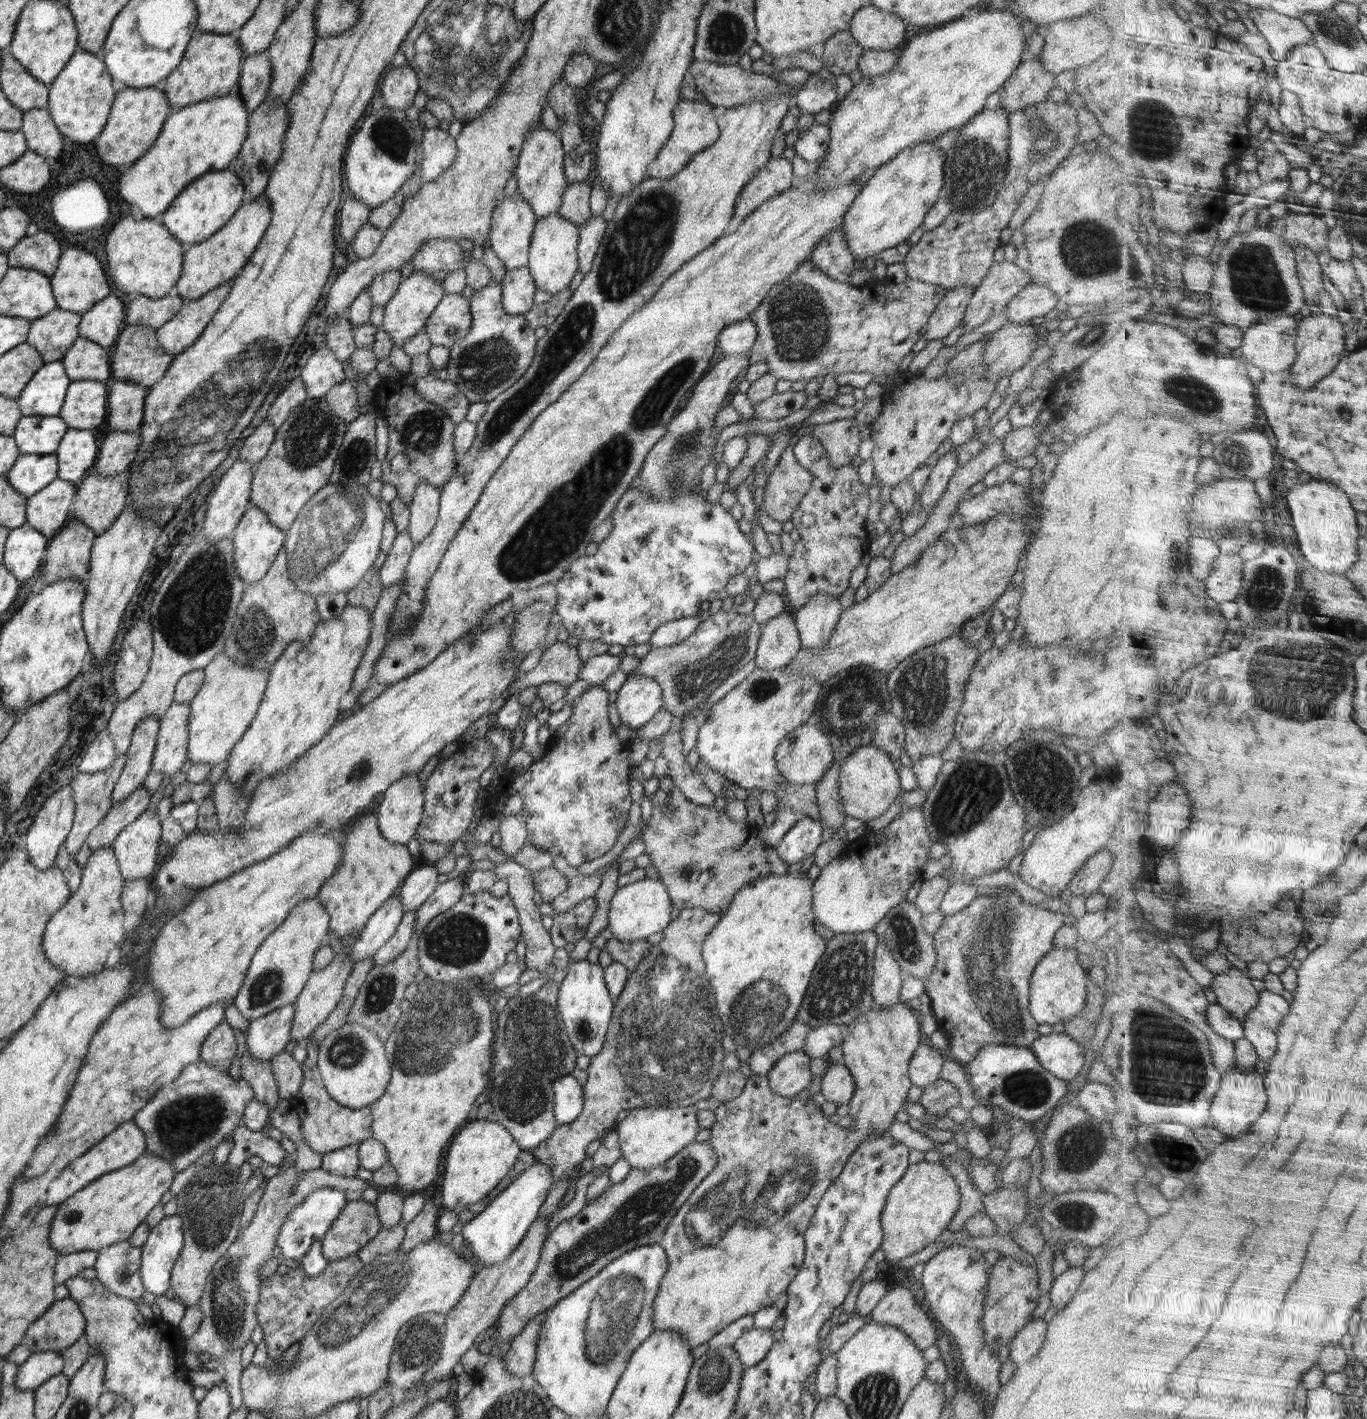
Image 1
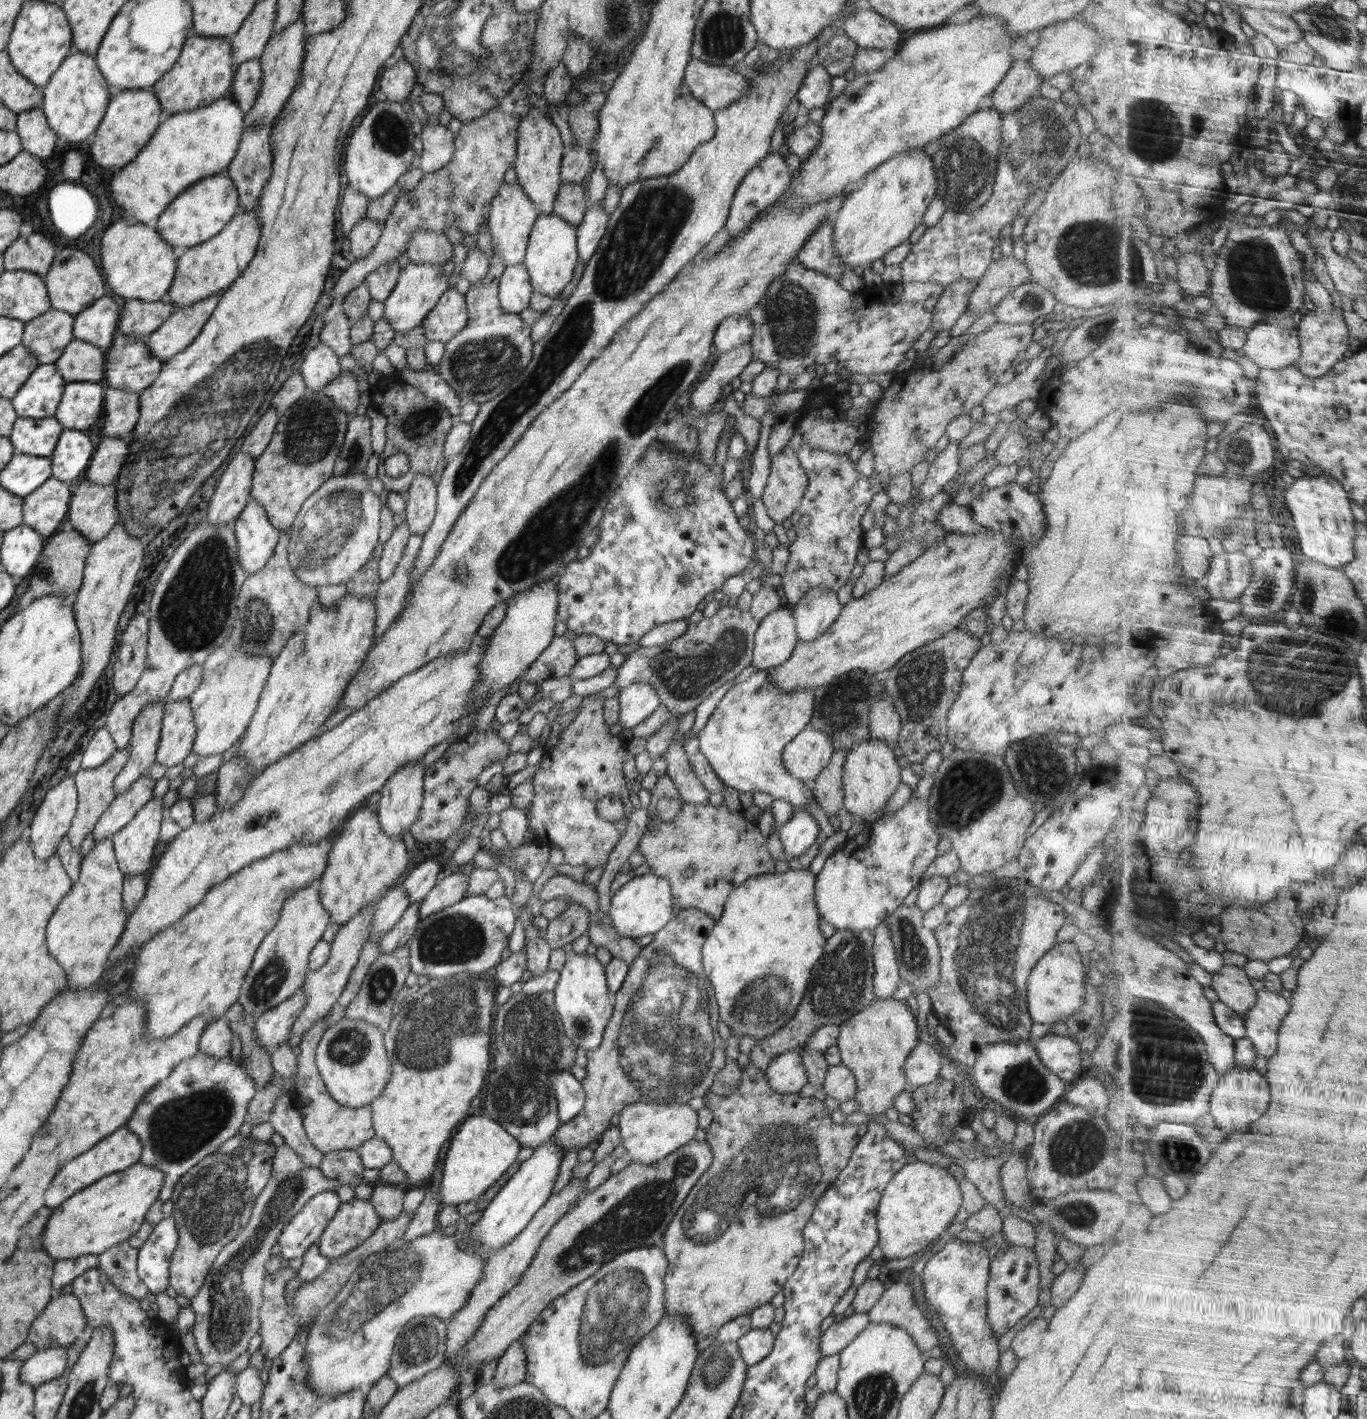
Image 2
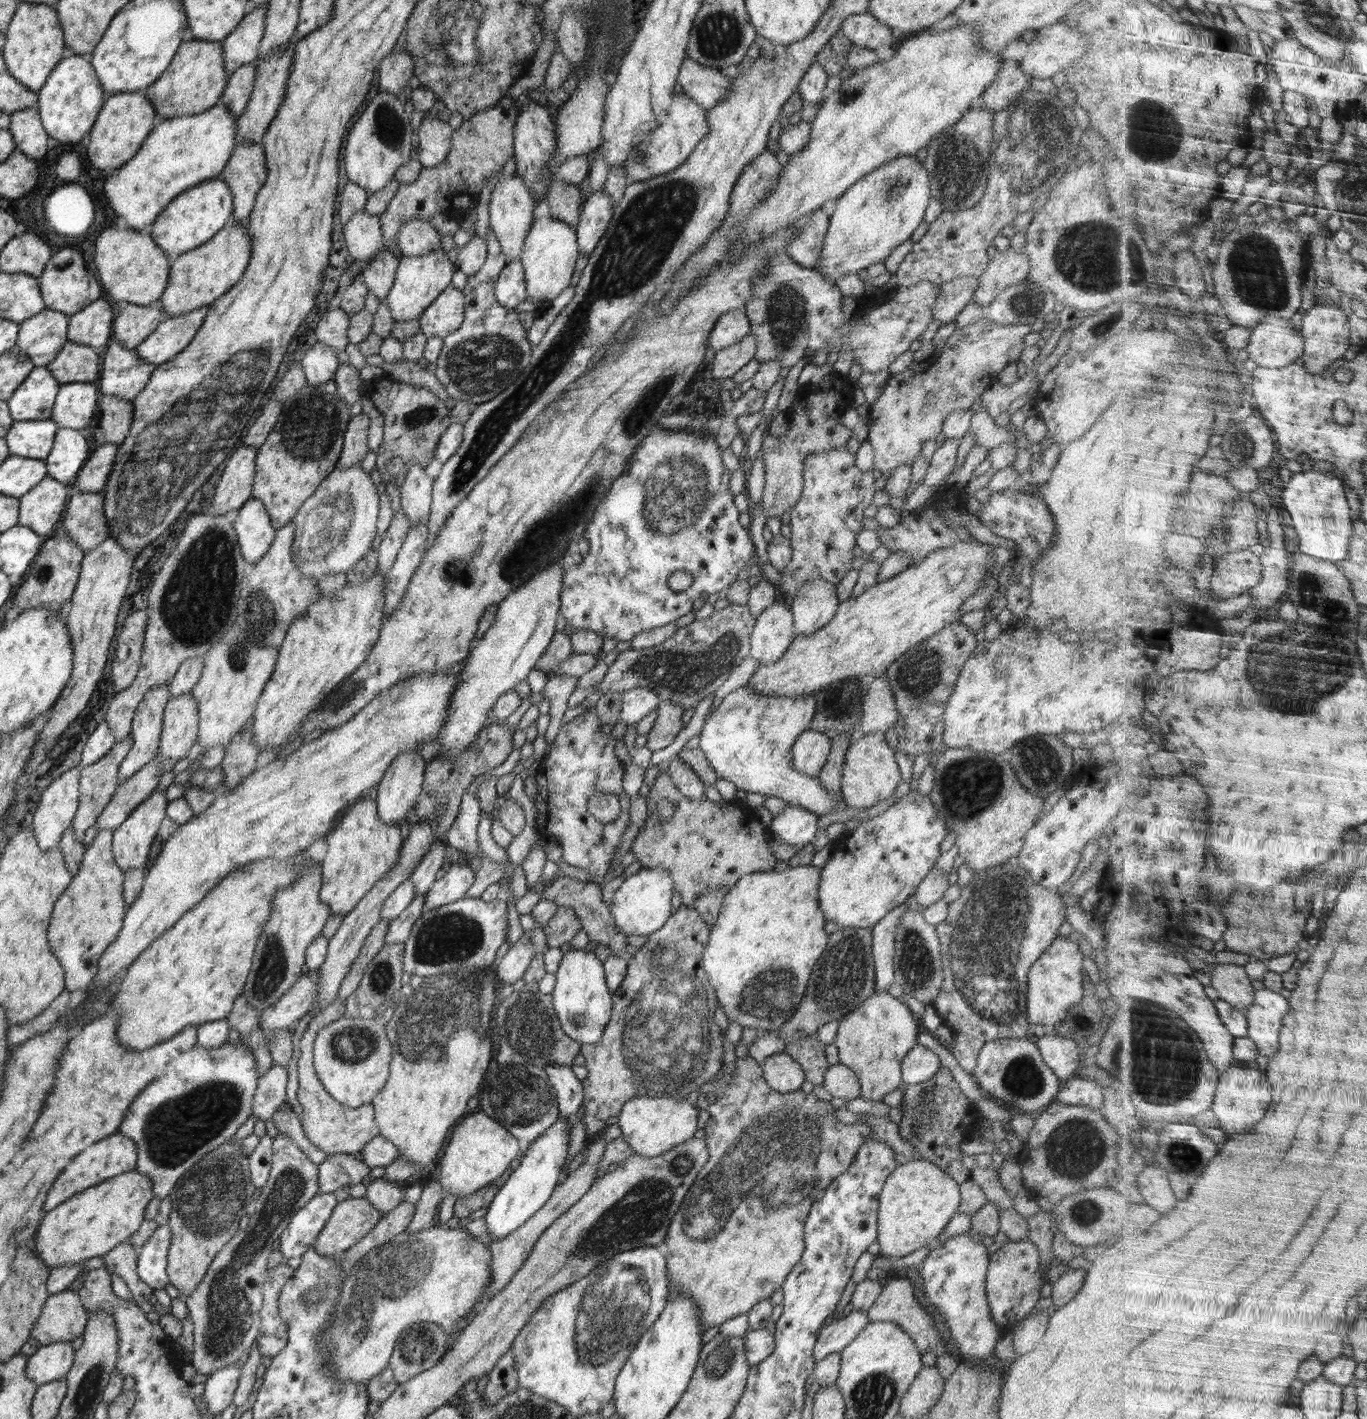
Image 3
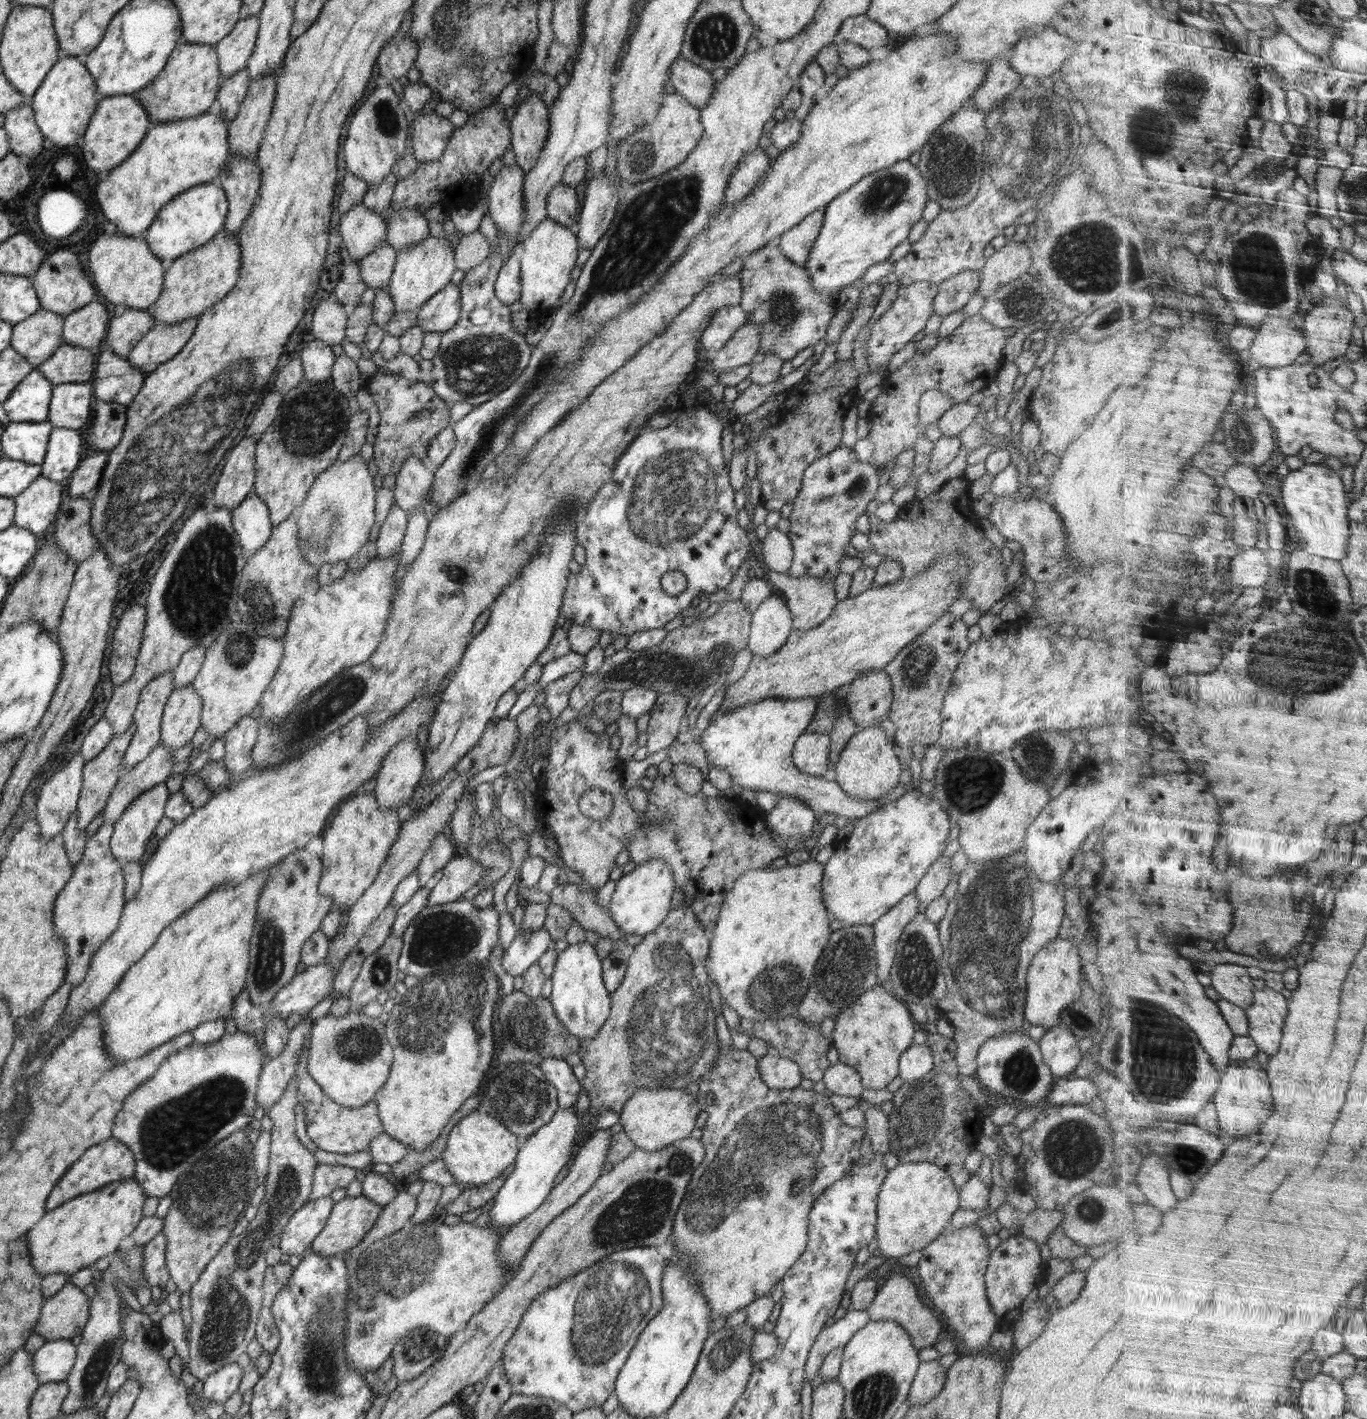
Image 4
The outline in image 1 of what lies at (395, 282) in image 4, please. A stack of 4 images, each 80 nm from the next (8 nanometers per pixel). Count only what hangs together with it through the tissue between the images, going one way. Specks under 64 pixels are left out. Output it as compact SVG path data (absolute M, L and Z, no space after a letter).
M422 270L414 271L404 282L401 282L394 296L391 296L390 302L384 307L383 314L382 328L390 335L394 347L401 348L408 338L424 329L428 317L444 295L442 282L434 280L432 275Z

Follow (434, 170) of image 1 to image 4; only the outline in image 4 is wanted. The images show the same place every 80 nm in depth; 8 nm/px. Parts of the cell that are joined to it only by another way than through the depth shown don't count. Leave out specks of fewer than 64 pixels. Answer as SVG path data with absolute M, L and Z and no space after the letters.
M424 110L421 115L411 118L410 122L410 151L419 162L436 162L444 154L449 138L455 127L446 117L436 115L432 110Z

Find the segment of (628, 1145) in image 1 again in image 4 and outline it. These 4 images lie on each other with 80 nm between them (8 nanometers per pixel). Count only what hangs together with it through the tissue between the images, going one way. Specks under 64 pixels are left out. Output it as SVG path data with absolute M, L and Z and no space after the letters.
M638 1089L624 1104L620 1124L630 1142L643 1151L654 1152L678 1140L688 1138L696 1128L701 1111L688 1089Z

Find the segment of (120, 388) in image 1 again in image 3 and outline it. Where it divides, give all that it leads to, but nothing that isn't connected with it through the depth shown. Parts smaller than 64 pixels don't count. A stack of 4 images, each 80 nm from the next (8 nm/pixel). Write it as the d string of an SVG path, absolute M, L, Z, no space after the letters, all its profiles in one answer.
M100 394L97 400L100 424L96 430L97 442L122 444L134 420L132 400L124 400L119 396Z

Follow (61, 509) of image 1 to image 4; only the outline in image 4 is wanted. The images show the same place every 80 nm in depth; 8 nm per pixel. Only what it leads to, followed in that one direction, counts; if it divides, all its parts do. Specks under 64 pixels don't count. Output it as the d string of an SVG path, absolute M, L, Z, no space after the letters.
M40 475L14 499L15 515L13 524L20 528L27 528L30 532L40 537L43 532L48 530L48 526L55 522L60 505L65 501L65 483L48 480Z

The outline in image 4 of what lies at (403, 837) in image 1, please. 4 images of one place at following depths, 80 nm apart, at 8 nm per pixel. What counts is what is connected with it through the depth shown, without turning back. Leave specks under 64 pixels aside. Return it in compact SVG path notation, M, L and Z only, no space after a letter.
M406 737L397 742L398 746L394 746L388 752L388 756L382 762L382 768L378 769L374 795L382 810L396 811L402 803L408 803L408 800L414 796L416 786L423 775L425 760L417 741L414 737Z

